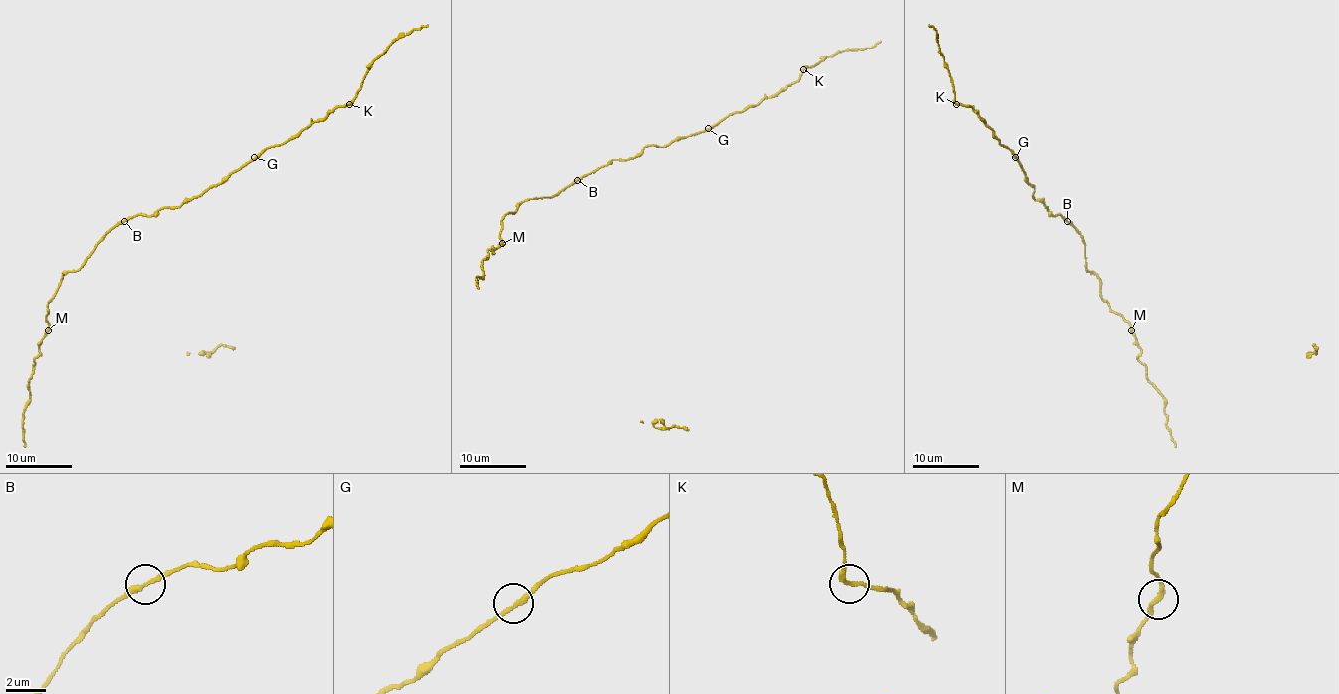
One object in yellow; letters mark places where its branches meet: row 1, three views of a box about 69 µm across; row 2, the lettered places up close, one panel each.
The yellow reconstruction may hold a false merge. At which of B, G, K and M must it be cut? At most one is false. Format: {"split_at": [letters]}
{"split_at": ["K"]}

